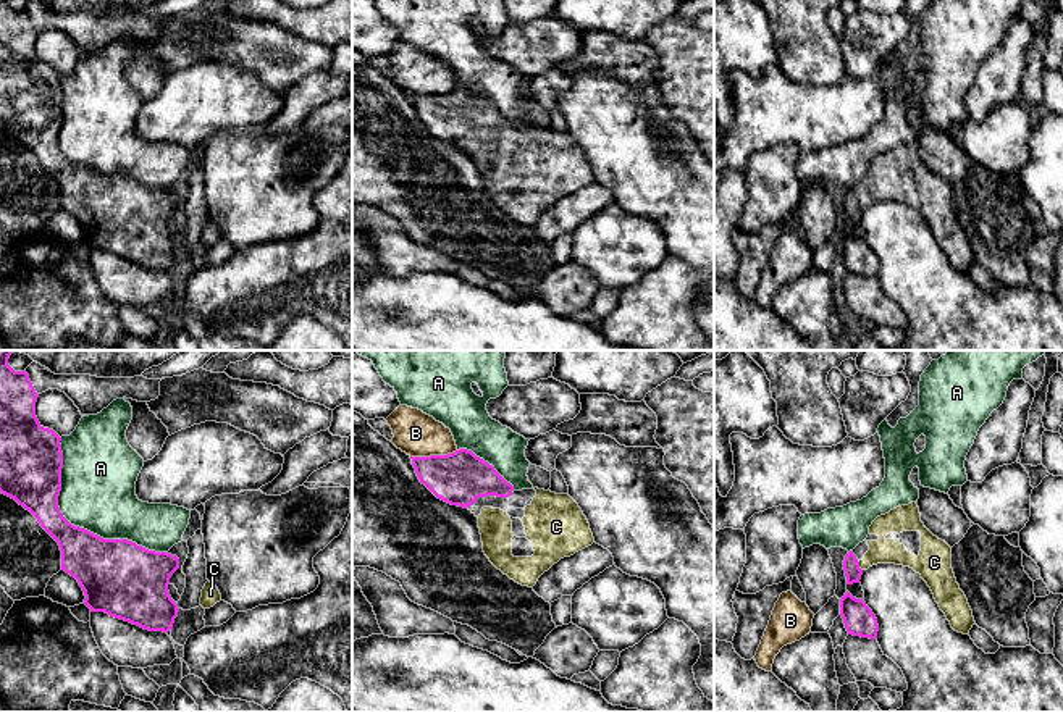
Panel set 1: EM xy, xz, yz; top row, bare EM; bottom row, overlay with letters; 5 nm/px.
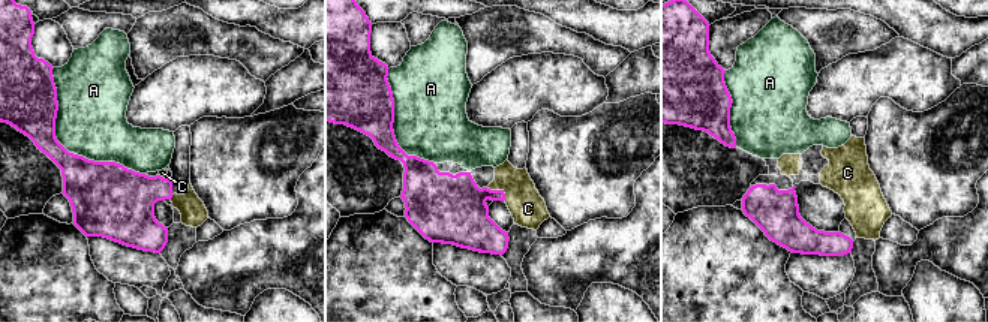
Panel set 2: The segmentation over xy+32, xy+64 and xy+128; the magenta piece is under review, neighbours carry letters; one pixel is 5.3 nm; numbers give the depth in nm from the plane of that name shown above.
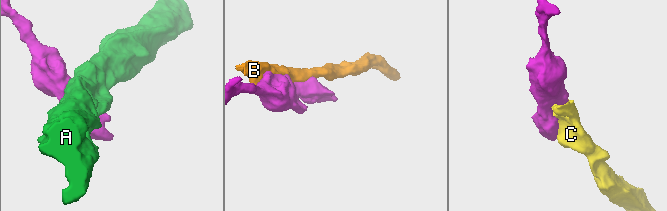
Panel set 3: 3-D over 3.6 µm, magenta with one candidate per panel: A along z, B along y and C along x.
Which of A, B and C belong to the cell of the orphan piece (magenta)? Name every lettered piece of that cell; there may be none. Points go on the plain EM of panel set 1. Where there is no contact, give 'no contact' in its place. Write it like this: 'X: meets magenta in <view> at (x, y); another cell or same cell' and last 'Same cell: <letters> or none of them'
A: meets magenta in xy at (76, 165); another cell
B: meets magenta in xz at (433, 94); another cell
C: meets magenta in yz at (858, 204); same cell
Same cell: C

